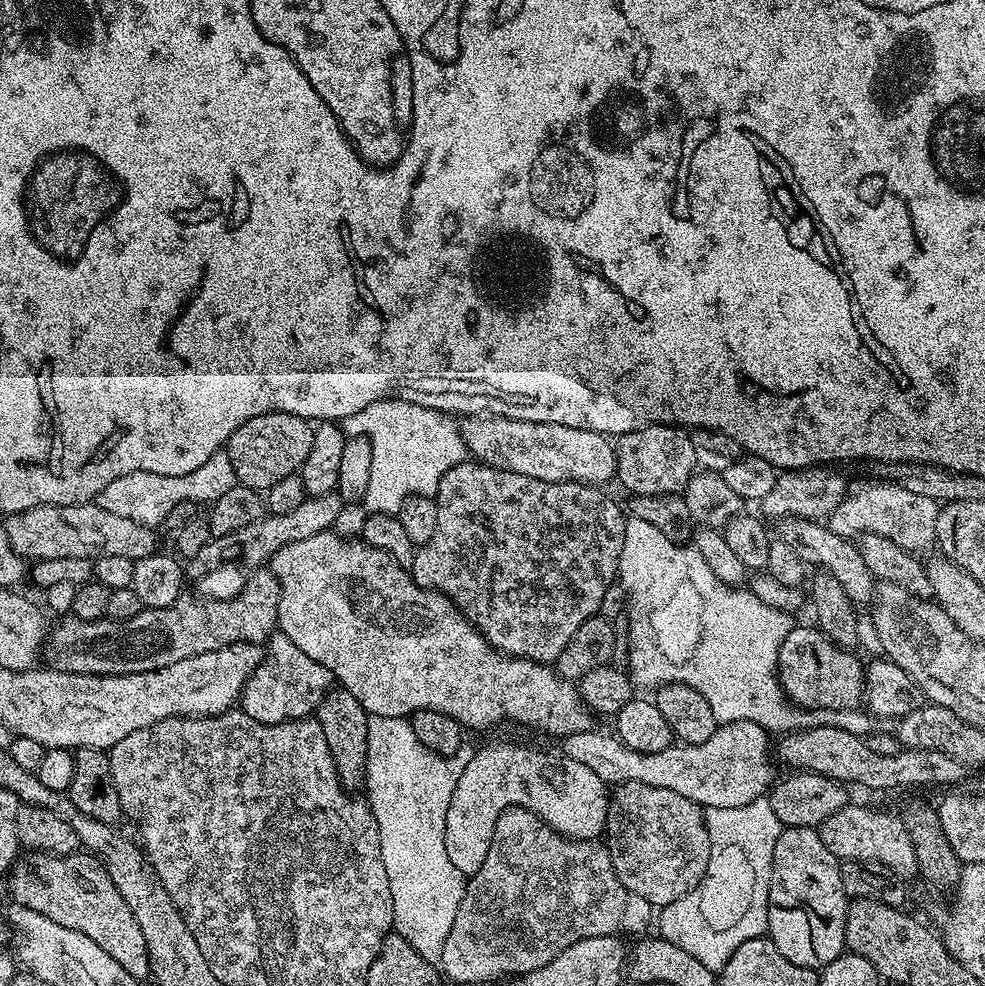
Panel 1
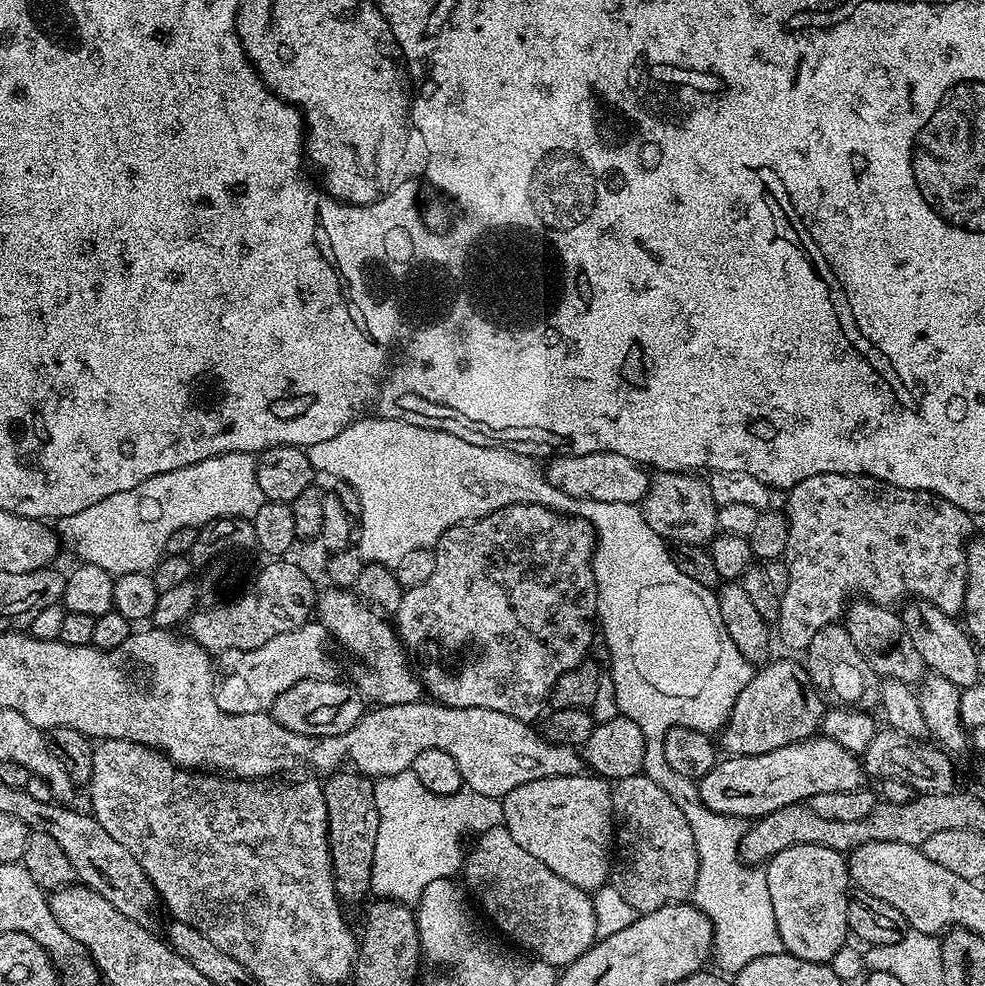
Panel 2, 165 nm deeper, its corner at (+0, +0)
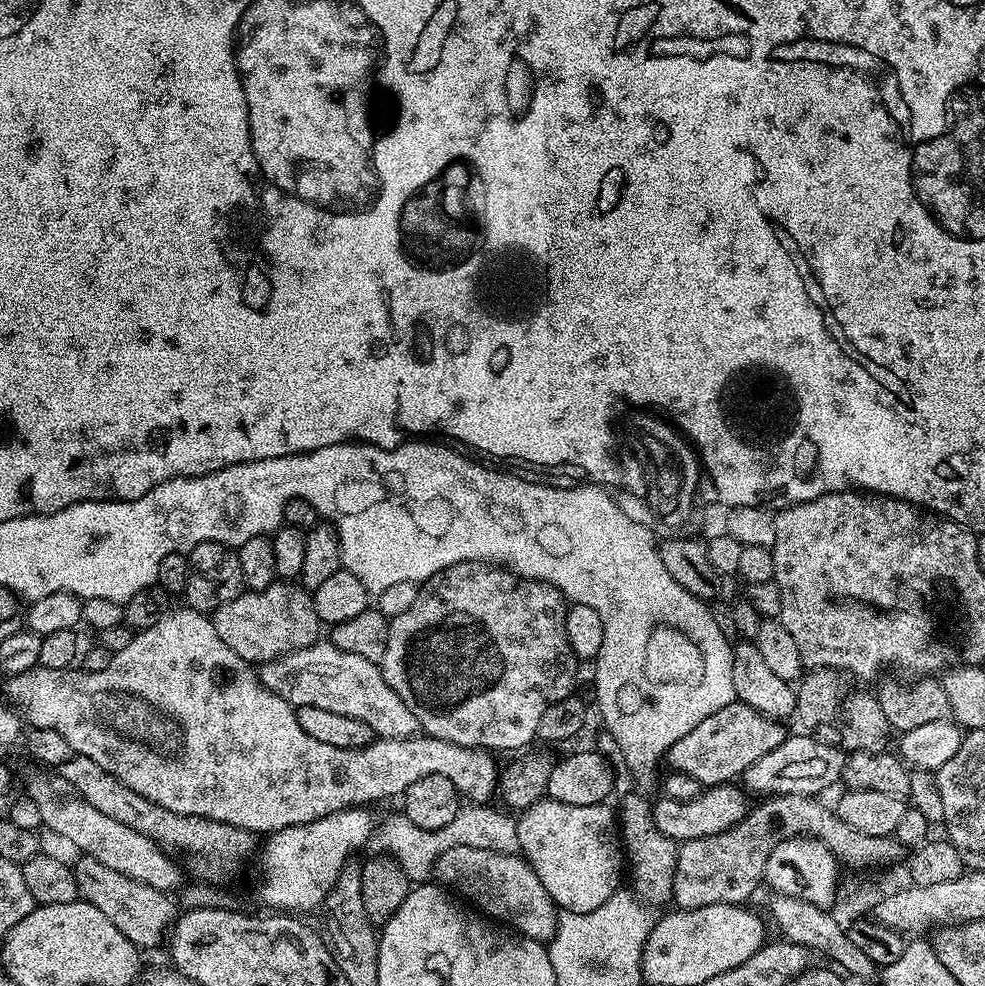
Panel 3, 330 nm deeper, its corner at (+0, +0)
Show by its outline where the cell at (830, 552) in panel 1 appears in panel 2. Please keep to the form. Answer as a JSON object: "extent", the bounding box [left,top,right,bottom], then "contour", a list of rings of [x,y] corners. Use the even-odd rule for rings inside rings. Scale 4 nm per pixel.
{"extent":[846,598,926,686],"contour":[[[856,598],[847,605],[846,627],[854,646],[858,646],[858,654],[862,654],[869,669],[873,673],[877,672],[880,678],[896,680],[909,686],[919,685],[923,681],[926,675],[924,660],[918,650],[914,650],[914,642],[910,642],[910,634],[906,634],[906,626],[899,611],[891,610],[883,604],[874,604],[867,598]]]}

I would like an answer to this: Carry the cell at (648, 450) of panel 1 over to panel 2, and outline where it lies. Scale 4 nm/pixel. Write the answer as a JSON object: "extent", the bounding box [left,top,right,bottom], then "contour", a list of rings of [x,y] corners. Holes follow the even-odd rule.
{"extent":[642,471,718,546],"contour":[[[657,471],[651,477],[648,492],[642,501],[642,511],[646,522],[650,522],[650,530],[654,530],[654,534],[658,534],[665,542],[704,546],[717,535],[718,506],[714,502],[714,494],[710,494],[707,479],[699,480],[696,476],[699,475],[692,472]]]}

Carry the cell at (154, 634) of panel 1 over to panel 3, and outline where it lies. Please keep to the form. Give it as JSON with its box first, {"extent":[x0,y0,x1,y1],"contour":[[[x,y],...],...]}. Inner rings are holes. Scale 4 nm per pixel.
{"extent":[211,582,322,666],"contour":[[[277,582],[261,592],[245,590],[234,602],[226,602],[226,606],[211,613],[211,618],[218,638],[222,638],[238,658],[253,666],[267,664],[321,639],[322,622],[314,610],[309,589],[296,582]]]}

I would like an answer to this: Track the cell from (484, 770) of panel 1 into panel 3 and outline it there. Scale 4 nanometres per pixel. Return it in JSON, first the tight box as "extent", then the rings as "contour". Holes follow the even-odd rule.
{"extent":[516,798,626,918],"contour":[[[545,798],[534,802],[519,813],[516,820],[520,852],[529,866],[538,874],[546,894],[555,902],[557,909],[577,918],[587,917],[589,912],[601,908],[607,900],[617,895],[620,884],[620,871],[625,871],[626,857],[618,831],[618,816],[608,809],[607,803],[590,806],[574,806]]]}

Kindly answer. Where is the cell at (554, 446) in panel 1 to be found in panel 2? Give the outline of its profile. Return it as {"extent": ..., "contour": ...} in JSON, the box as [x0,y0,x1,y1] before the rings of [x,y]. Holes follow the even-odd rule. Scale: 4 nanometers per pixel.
{"extent":[546,451,651,504],"contour":[[[610,451],[574,456],[556,454],[549,460],[552,461],[546,464],[548,481],[558,490],[578,500],[638,504],[648,492],[651,480],[649,473],[640,470],[641,465],[626,454],[614,454]]]}

